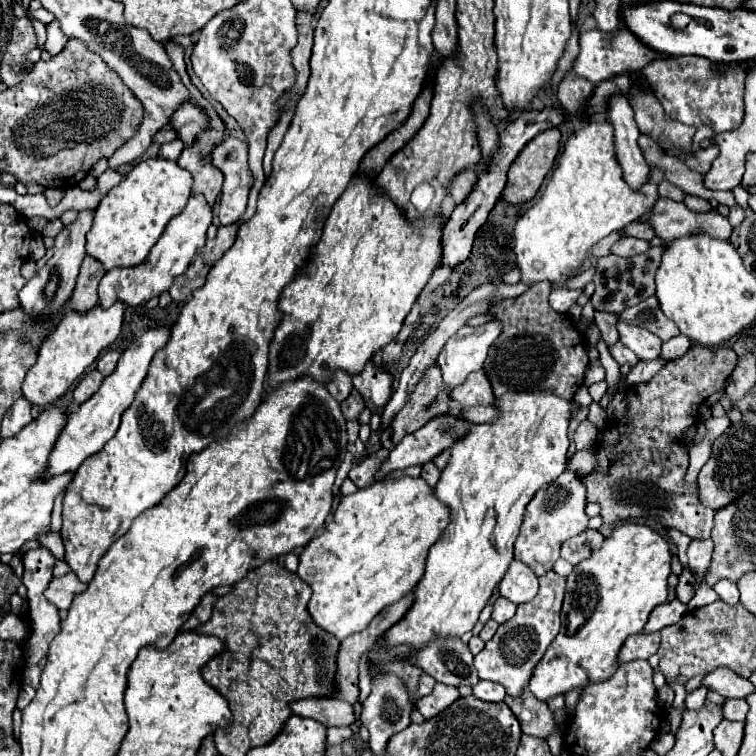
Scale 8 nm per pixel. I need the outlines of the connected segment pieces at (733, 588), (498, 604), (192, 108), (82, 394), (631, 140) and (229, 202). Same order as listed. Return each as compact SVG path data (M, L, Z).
M721 579L715 585L714 590L719 594L719 597L721 597L725 603L729 603L729 605L733 605L733 603L739 601L739 589L737 589L737 583L733 583L733 581Z
M499 597L495 603L493 603L493 619L497 623L505 623L507 619L511 619L515 615L515 603L511 603L509 599L505 597Z
M185 101L185 103L181 103L175 109L175 113L173 113L173 117L171 117L169 123L177 131L177 137L185 145L189 145L189 143L193 143L193 139L197 137L197 133L205 129L207 119L205 119L205 113L197 105L193 105L191 101Z
M93 369L91 373L87 373L87 375L77 383L77 387L75 387L75 391L73 391L73 399L75 399L77 403L85 403L85 401L99 389L101 381L103 381L103 375L101 375L97 369Z
M619 93L609 97L605 117L615 131L615 157L623 169L623 179L633 191L639 191L647 183L649 165L637 145L639 127L635 123L635 113L629 101Z
M227 137L225 143L213 151L213 165L225 175L219 221L221 225L231 225L245 213L247 195L253 185L253 175L247 165L247 143Z

